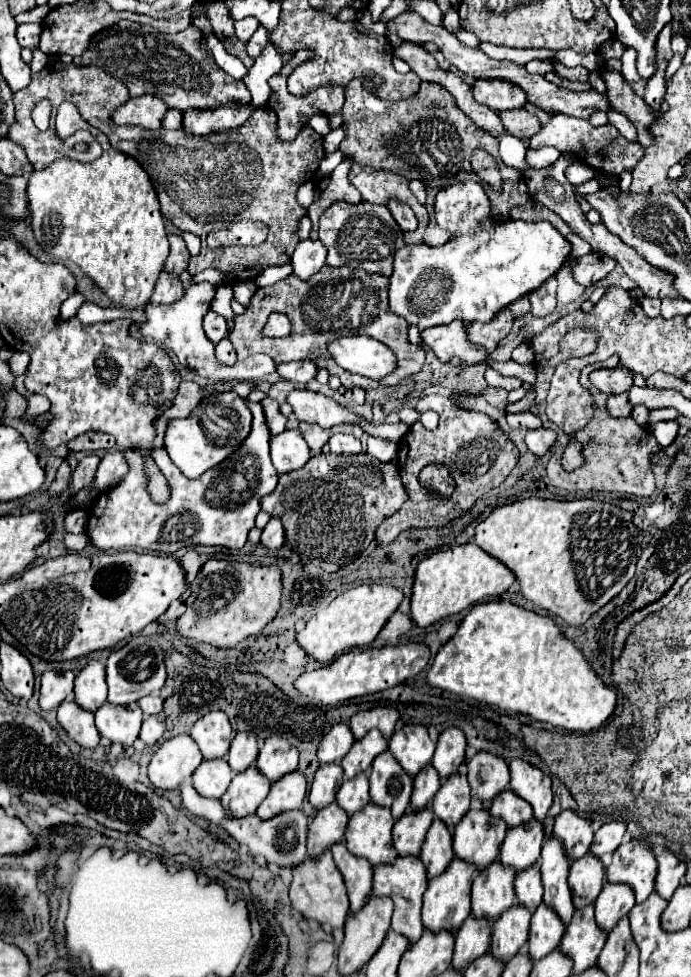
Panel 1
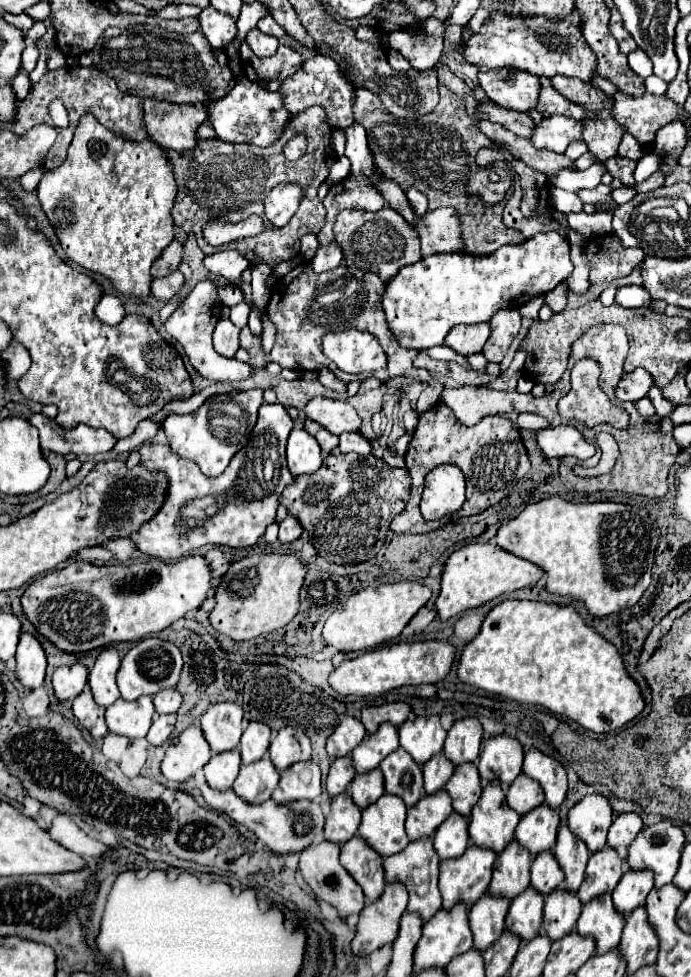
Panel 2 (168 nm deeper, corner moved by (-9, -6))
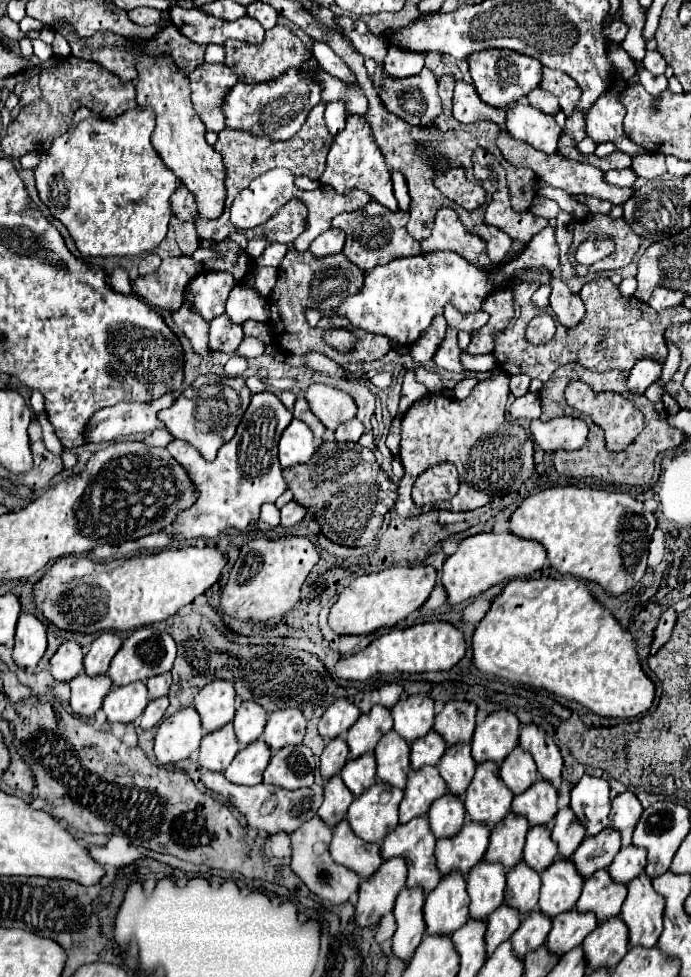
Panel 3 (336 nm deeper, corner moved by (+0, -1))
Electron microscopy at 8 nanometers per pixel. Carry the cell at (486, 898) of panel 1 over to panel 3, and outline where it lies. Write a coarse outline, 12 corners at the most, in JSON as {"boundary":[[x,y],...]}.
{"boundary":[[506,816],[490,834],[488,862],[512,868],[522,860],[530,824]]}

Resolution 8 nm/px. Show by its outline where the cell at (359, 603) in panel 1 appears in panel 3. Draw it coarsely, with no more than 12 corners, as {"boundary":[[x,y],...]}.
{"boundary":[[432,566],[358,576],[340,592],[336,634],[390,628],[428,600]]}

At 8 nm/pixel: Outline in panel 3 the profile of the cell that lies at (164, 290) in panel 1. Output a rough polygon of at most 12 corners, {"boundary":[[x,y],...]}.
{"boundary":[[190,256],[164,258],[132,290],[176,312],[188,282],[202,270]]}

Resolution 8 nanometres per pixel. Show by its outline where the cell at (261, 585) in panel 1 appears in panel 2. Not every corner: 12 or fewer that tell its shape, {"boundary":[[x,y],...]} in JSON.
{"boundary":[[297,555],[231,563],[211,627],[251,641],[287,625],[307,569]]}

